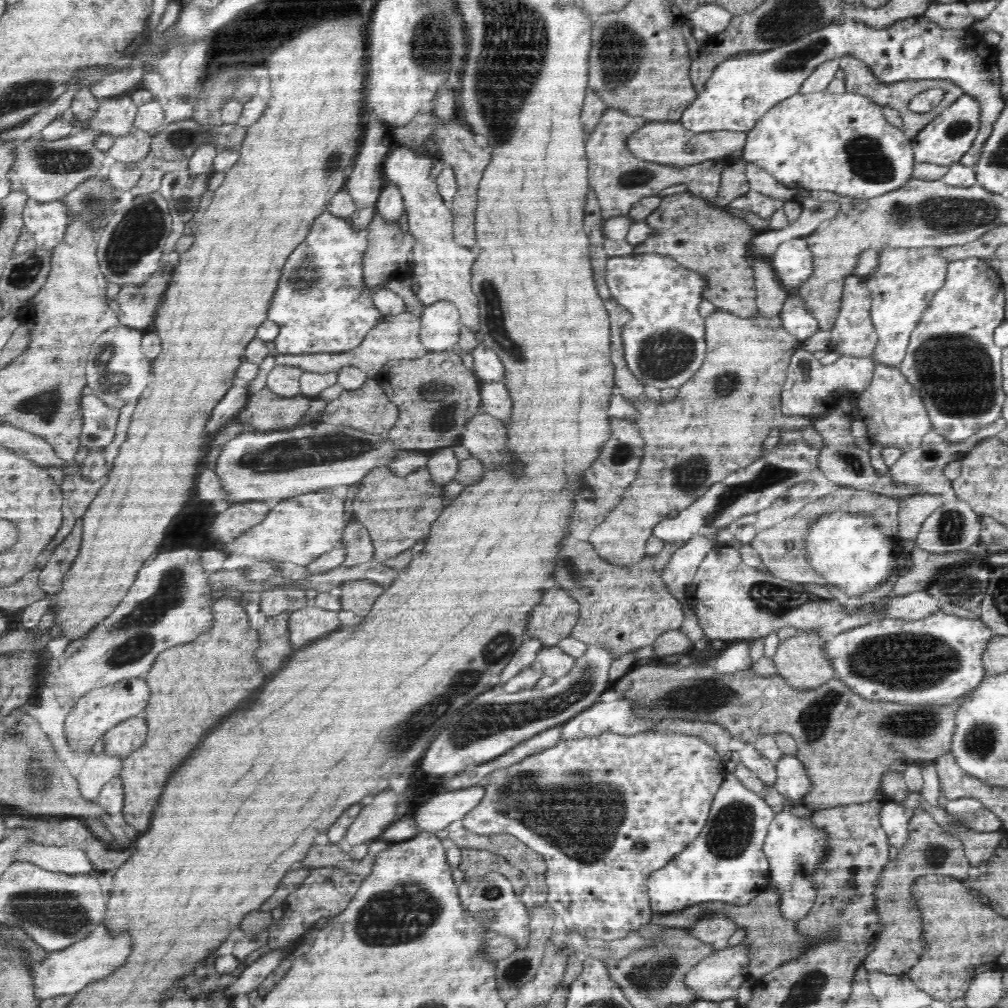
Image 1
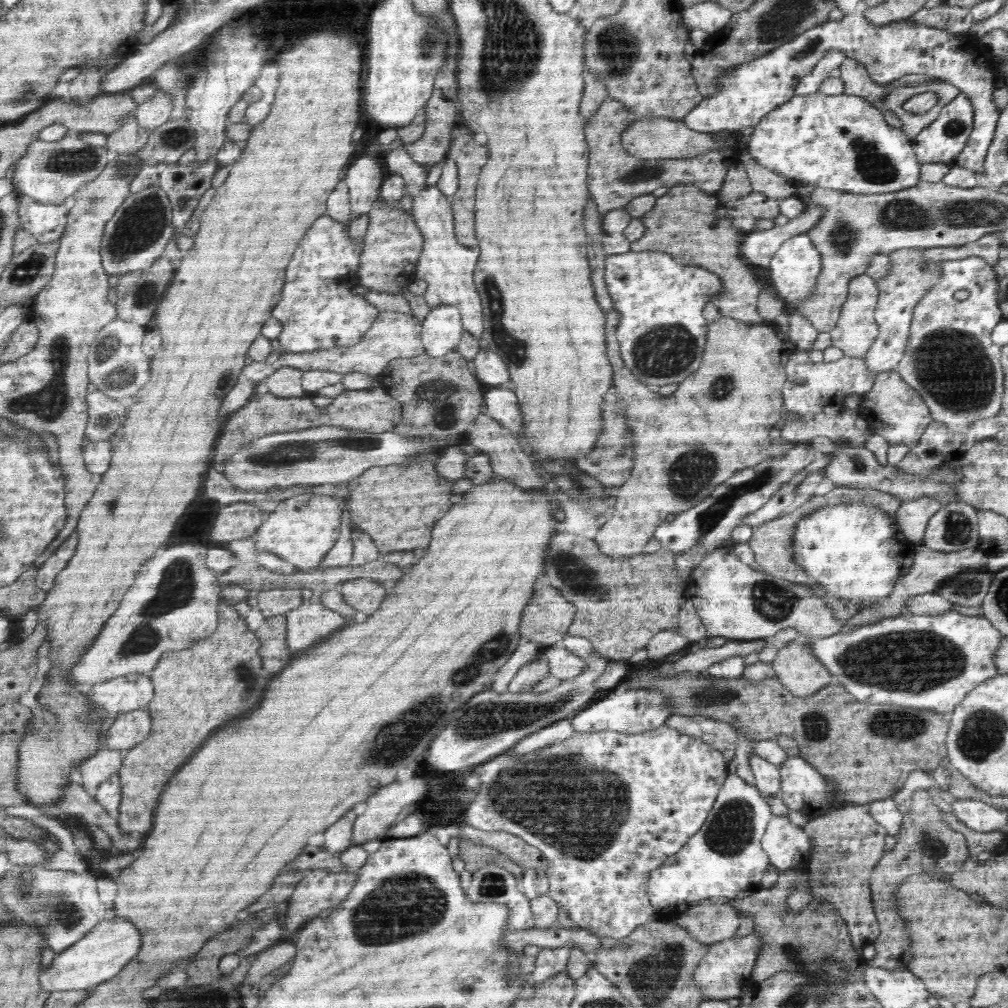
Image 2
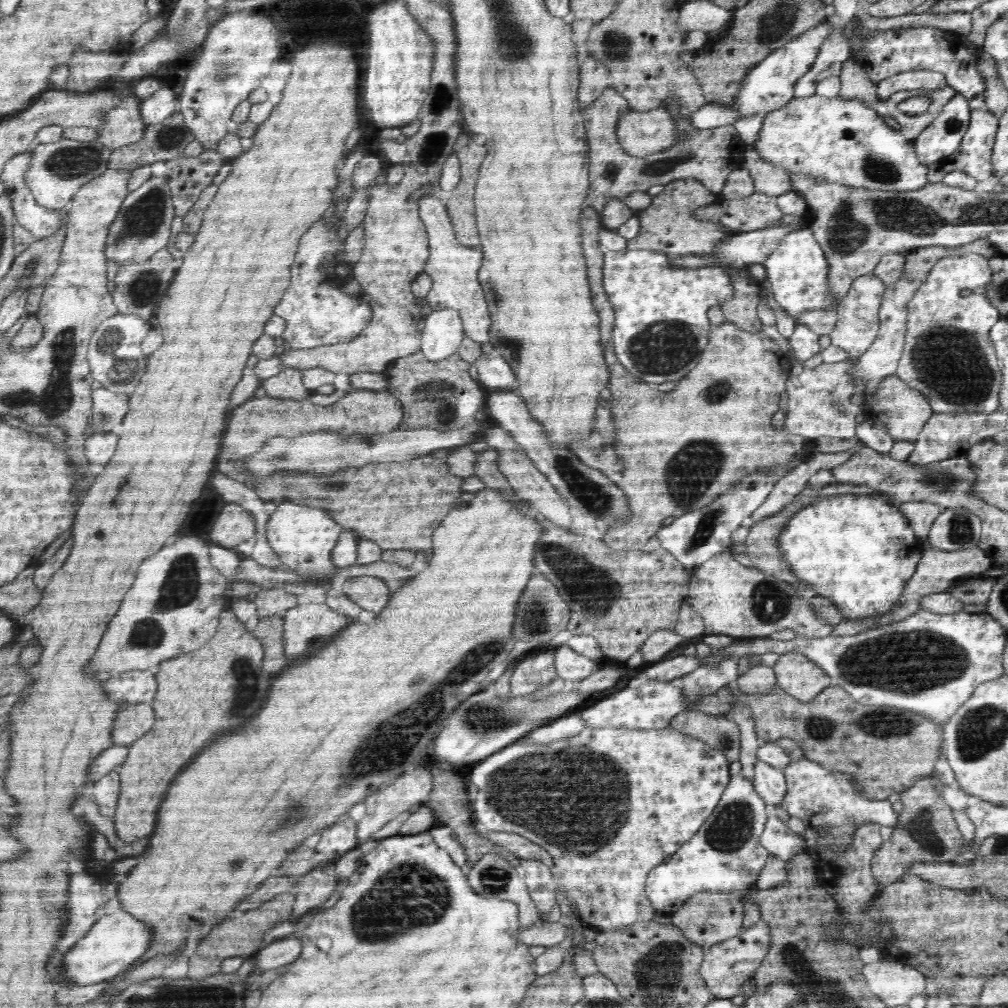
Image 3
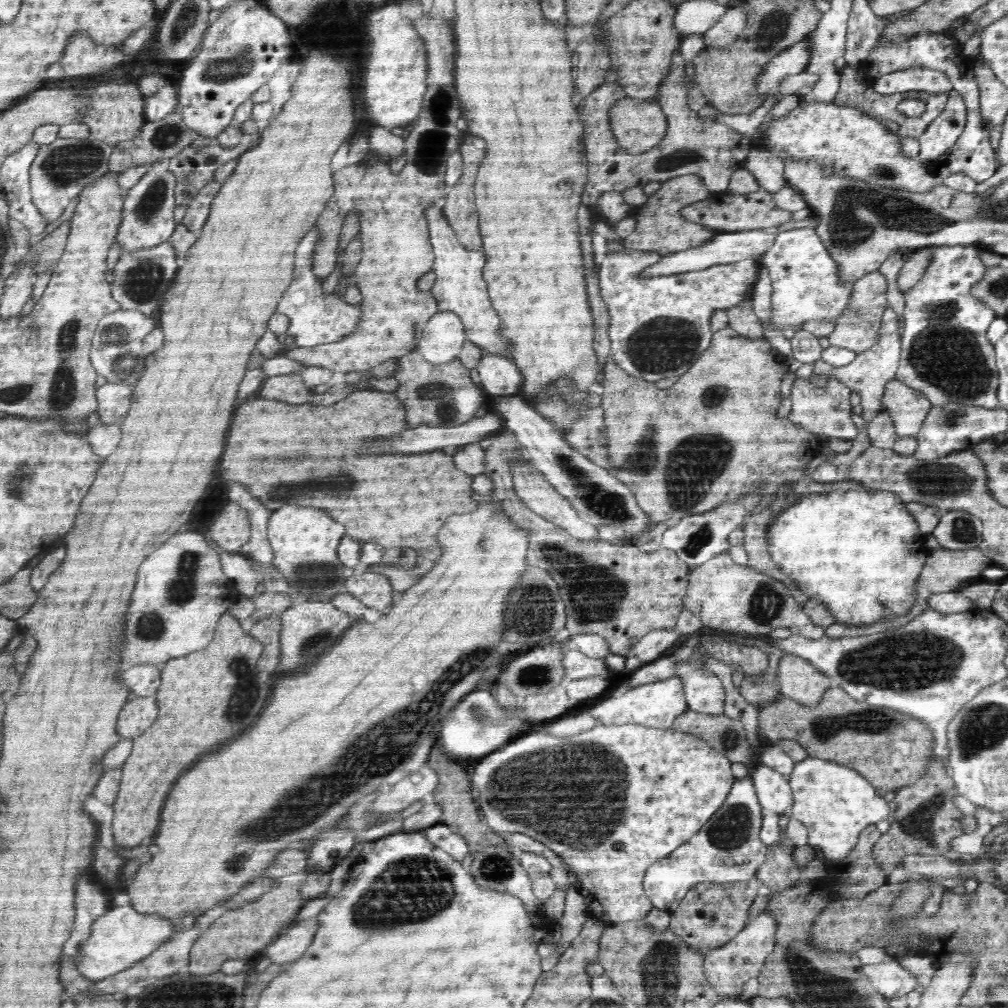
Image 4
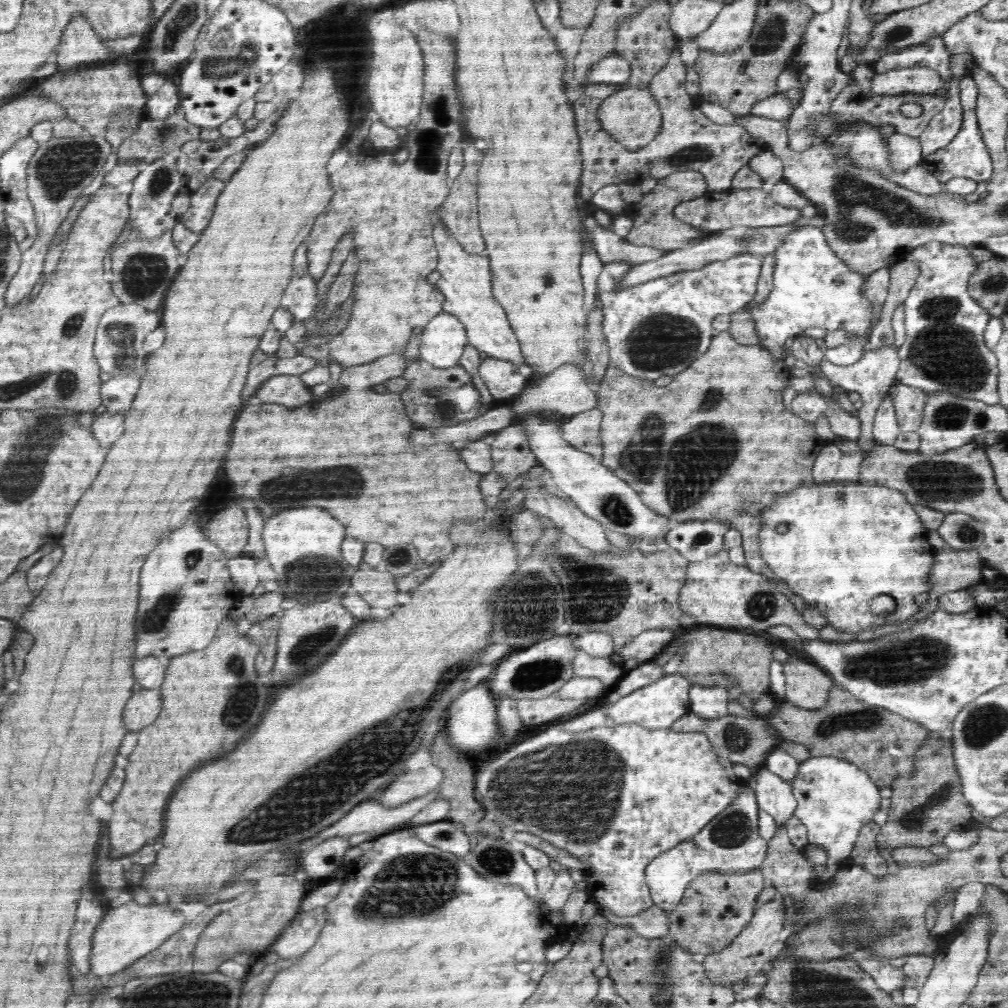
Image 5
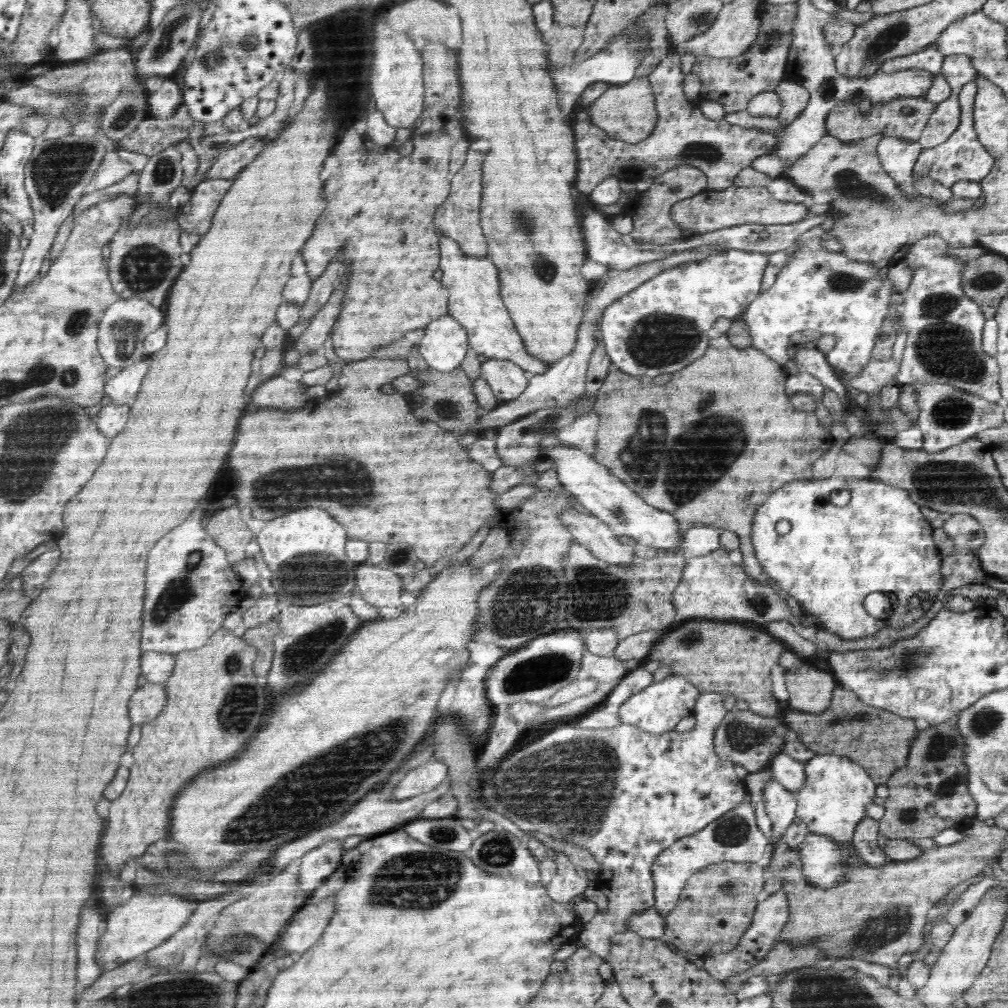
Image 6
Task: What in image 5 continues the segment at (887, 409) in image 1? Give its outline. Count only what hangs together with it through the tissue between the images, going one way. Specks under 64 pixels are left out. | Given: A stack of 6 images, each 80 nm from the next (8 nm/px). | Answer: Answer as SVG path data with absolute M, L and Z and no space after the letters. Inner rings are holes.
M895 382L887 392L892 397L901 432L917 432L922 423L928 395L923 390Z

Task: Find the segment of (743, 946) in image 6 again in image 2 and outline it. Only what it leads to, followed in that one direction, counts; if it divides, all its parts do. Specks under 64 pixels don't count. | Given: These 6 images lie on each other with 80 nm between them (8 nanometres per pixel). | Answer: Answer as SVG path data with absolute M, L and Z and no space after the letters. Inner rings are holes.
M757 932L745 937L732 937L709 945L706 956L700 960L693 972L694 984L702 989L704 998L727 1000L742 997L742 986L751 977L754 963L762 948L763 942Z

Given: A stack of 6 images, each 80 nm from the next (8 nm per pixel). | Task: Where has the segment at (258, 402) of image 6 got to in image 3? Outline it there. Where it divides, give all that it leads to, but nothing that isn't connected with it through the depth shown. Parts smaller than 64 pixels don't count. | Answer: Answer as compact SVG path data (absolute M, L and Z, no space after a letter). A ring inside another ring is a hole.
M286 367L276 376L262 380L266 395L275 399L303 401L310 398L312 391L303 385L303 374L299 369Z

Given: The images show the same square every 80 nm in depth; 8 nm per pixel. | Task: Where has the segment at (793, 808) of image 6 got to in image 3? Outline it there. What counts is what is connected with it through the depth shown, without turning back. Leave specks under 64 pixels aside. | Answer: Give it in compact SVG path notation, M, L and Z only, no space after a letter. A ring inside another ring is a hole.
M757 760L752 782L756 793L764 799L764 803L773 807L781 806L784 796L788 792L783 770L774 768L762 760Z

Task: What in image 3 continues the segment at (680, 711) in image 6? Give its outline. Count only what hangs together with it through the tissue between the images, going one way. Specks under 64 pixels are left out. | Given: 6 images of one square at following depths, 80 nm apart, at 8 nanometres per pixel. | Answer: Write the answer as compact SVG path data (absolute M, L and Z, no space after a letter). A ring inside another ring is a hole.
M636 674L620 691L600 699L596 701L596 704L590 704L586 710L582 710L580 718L591 729L597 726L621 725L648 730L666 728L670 724L670 719L682 710L683 695L678 681L657 681L644 677L644 674Z

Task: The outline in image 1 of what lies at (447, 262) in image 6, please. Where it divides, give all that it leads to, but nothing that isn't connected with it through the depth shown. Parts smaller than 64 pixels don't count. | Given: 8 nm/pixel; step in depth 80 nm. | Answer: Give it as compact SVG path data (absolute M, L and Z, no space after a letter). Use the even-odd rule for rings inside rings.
M393 144L390 152L385 156L383 162L384 180L395 184L403 196L403 210L406 211L408 220L408 230L416 244L412 249L413 263L415 267L412 272L412 279L418 283L416 297L425 305L436 304L439 300L449 300L458 309L462 325L474 332L478 332L480 322L478 322L478 300L472 294L470 288L470 272L472 264L478 258L478 248L476 252L466 252L460 250L460 246L454 244L452 232L452 214L450 208L445 205L430 168L434 164L434 158L426 153L418 153L403 146Z

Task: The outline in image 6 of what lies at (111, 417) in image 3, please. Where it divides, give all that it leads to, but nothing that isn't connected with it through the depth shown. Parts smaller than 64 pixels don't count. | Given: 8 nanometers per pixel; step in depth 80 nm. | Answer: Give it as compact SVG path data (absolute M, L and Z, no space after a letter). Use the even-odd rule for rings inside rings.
M142 360L142 362L134 364L134 366L130 366L128 370L122 370L114 378L107 379L108 382L104 387L105 395L114 404L128 404L130 406L132 398L140 390L140 382L146 376L148 368L150 368L150 360Z

